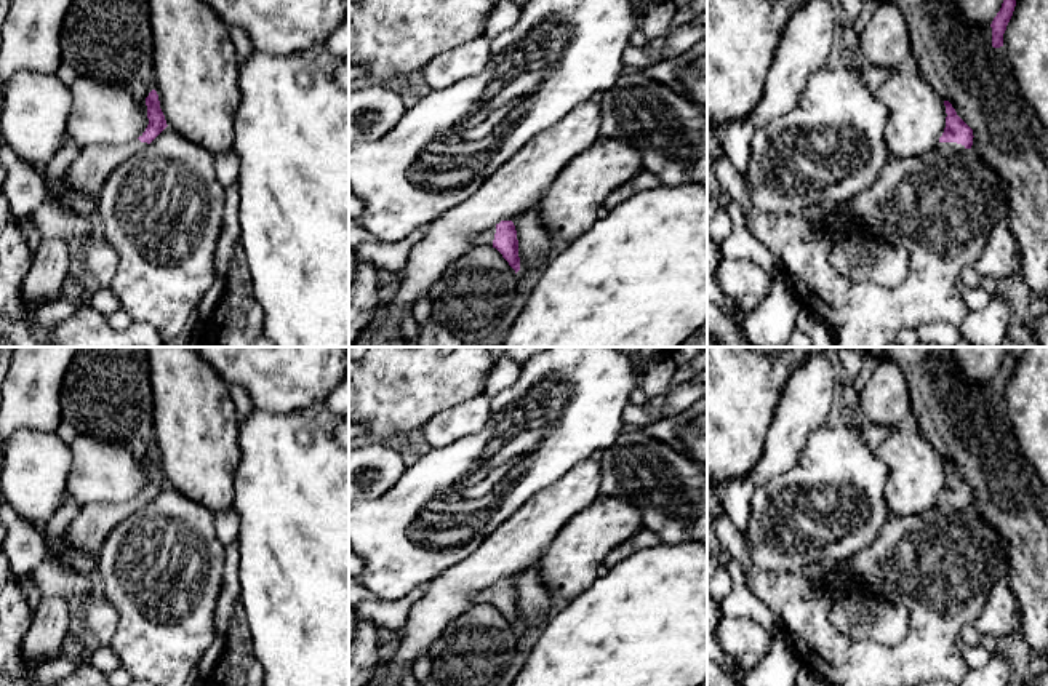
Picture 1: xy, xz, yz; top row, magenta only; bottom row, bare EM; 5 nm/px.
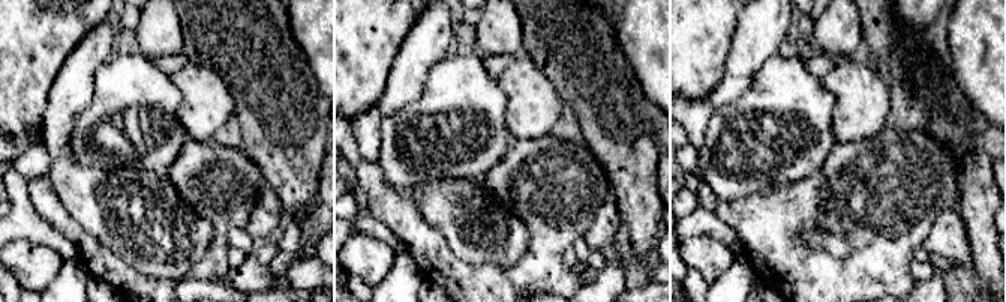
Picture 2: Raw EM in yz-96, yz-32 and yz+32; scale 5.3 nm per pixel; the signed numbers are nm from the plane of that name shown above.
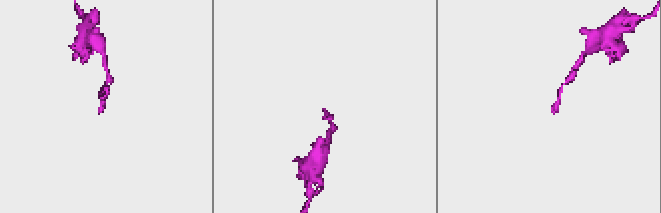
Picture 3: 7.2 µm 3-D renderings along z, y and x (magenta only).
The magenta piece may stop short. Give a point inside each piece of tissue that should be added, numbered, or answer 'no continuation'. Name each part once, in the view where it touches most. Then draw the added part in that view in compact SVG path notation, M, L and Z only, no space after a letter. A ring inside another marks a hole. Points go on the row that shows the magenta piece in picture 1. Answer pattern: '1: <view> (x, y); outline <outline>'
1: yz (948, 146); outline M939 142L938 147L950 152L965 152L968 150L965 146L957 144L957 142Z

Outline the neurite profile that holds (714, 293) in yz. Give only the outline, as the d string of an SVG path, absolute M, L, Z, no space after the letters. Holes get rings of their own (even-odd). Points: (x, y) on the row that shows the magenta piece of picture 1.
M707 240L707 301L715 304L730 320L741 320L744 325L744 317L733 313L730 299L715 281L715 272L720 262L722 256L718 243Z

